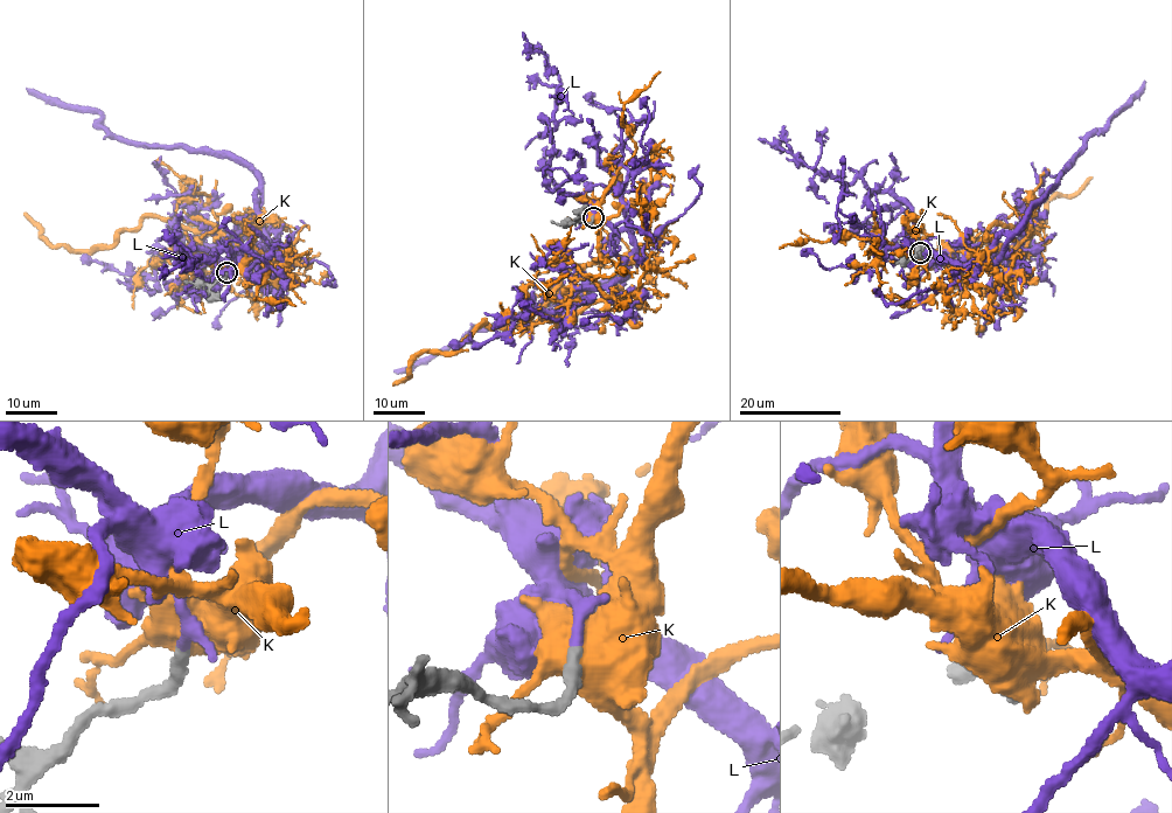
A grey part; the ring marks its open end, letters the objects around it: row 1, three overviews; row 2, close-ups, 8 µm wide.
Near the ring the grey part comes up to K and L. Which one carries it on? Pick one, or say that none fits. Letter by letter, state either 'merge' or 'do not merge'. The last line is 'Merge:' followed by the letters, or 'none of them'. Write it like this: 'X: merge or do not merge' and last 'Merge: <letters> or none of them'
K: do not merge
L: merge
Merge: L

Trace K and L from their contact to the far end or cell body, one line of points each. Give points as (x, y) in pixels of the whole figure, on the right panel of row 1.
K: (920, 254), (961, 265), (997, 224), (1025, 224), (1033, 233), (992, 294), (965, 280), (951, 259), (906, 273)
L: (920, 252), (923, 242), (942, 257), (977, 262), (1018, 227), (1073, 154), (1145, 82)

